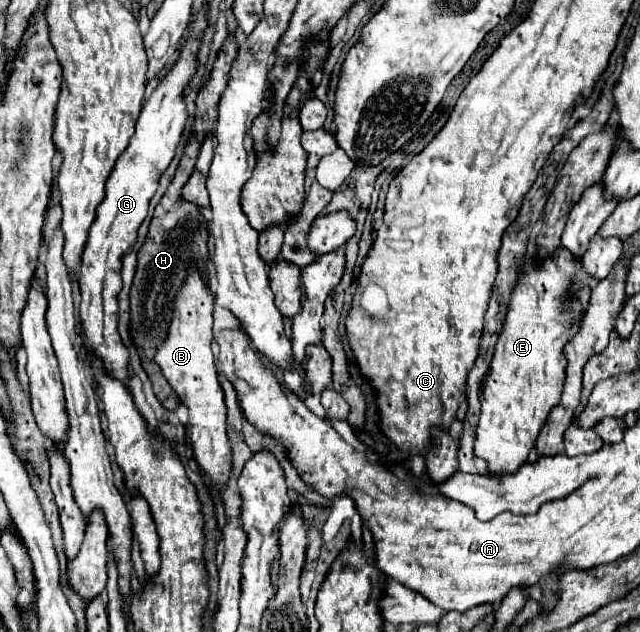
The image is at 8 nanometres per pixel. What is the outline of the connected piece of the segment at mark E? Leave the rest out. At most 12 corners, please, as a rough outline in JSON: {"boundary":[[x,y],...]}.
{"boundary":[[523,266],[483,386],[473,454],[527,462],[565,382],[593,278]]}

